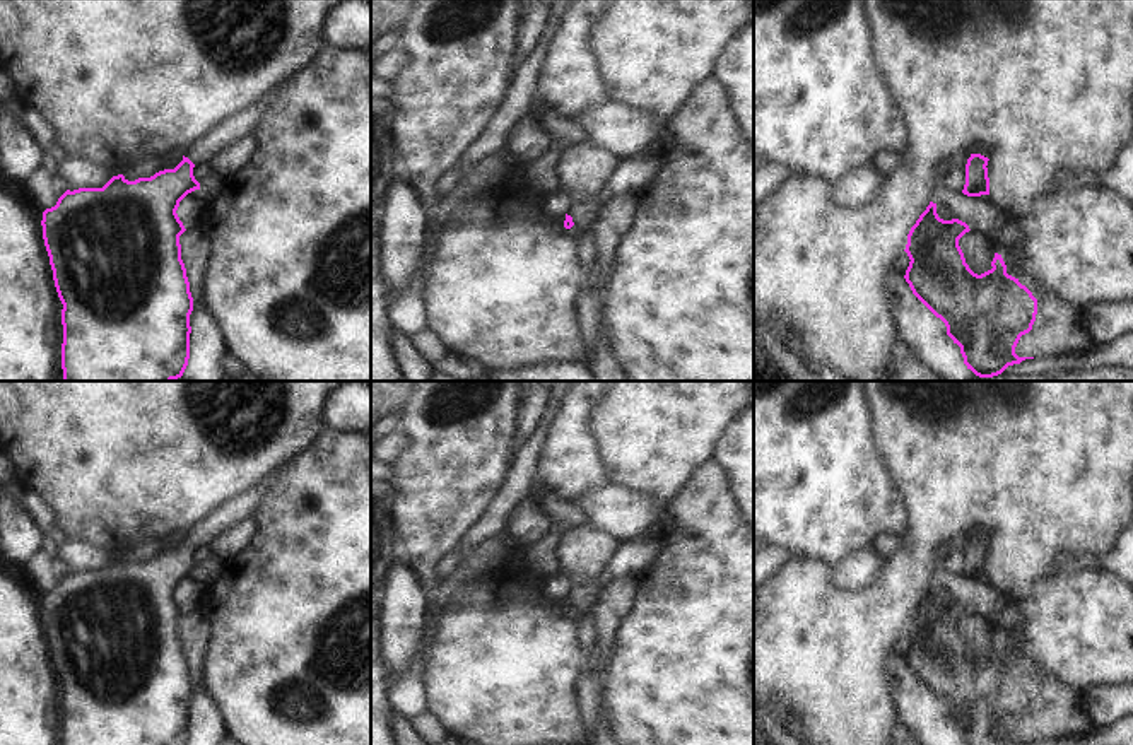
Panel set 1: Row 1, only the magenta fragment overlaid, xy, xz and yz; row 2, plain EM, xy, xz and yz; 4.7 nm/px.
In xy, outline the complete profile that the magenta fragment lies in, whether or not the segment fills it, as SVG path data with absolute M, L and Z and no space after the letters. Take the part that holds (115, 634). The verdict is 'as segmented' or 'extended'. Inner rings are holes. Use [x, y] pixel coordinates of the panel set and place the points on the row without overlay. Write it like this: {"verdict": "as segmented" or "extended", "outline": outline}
{"verdict": "extended", "outline": "M279 472L226 501L188 530L174 552L135 564L118 557L103 571L67 572L43 595L43 622L63 687L62 745L188 745L193 680L179 627L186 612L176 593L188 576L200 572L193 550L256 516L277 480Z"}

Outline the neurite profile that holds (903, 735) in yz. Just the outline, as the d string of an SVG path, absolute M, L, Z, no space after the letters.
M899 721L894 730L892 745L923 745L923 743L902 721Z

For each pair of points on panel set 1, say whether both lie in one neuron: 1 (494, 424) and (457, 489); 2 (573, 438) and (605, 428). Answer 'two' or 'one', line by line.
1: one
2: two

